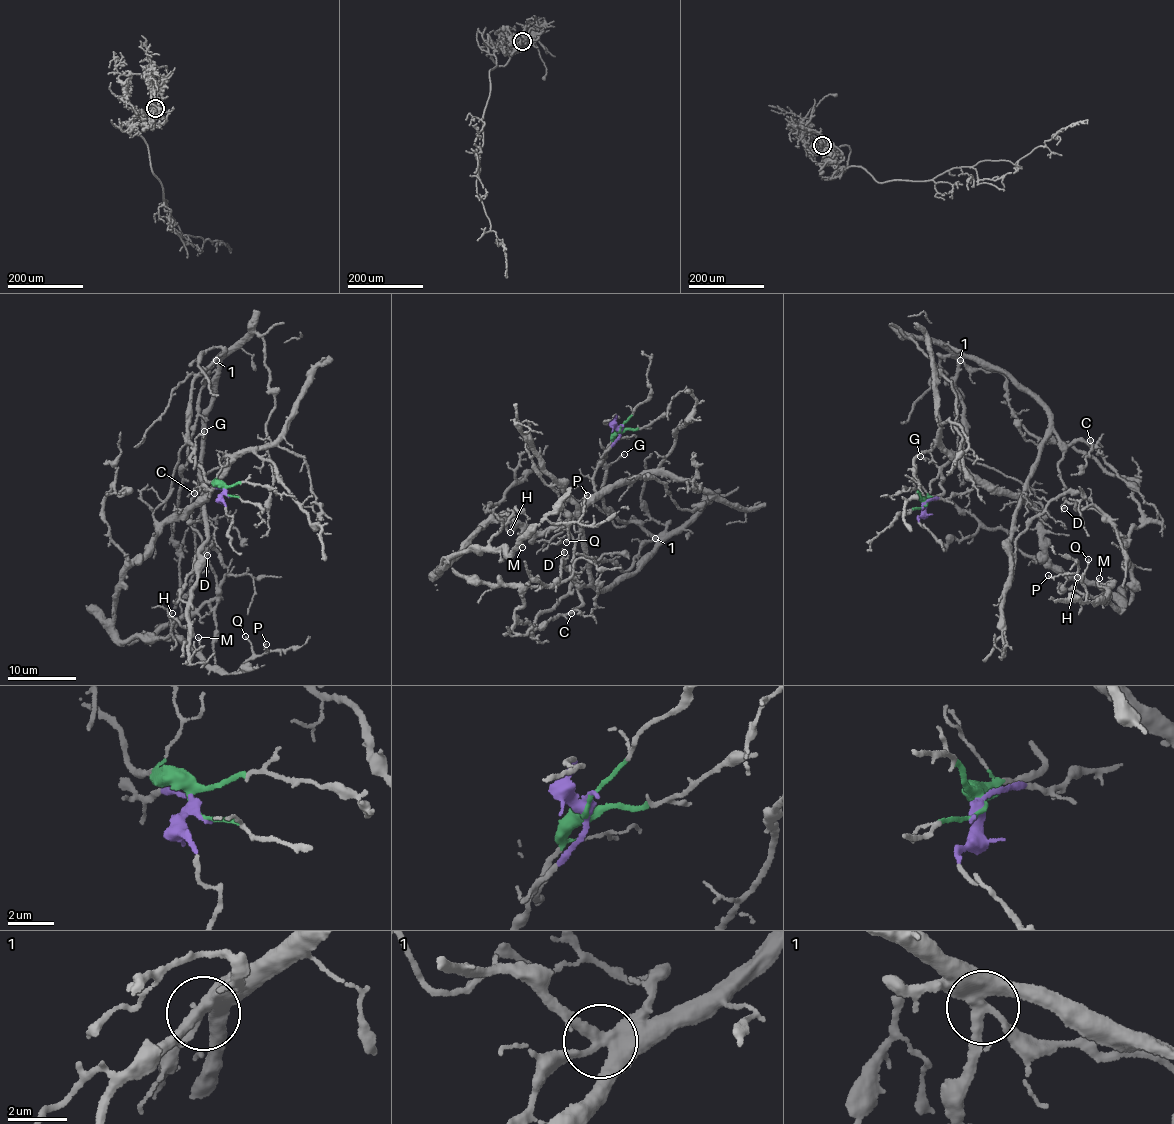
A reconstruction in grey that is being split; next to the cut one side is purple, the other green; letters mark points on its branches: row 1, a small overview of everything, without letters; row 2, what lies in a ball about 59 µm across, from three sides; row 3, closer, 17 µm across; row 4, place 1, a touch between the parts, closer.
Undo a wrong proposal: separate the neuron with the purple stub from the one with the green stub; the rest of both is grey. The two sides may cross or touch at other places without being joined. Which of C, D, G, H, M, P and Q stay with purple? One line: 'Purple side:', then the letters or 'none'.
Purple side: H, M, P, Q

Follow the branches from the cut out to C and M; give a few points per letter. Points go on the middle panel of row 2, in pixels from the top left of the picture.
C: (621, 431), (599, 461), (603, 502), (657, 540), (657, 550), (640, 571), (582, 587), (572, 614)
M: (621, 429), (596, 469), (596, 495), (566, 520), (540, 533), (493, 522), (445, 559), (521, 547)

